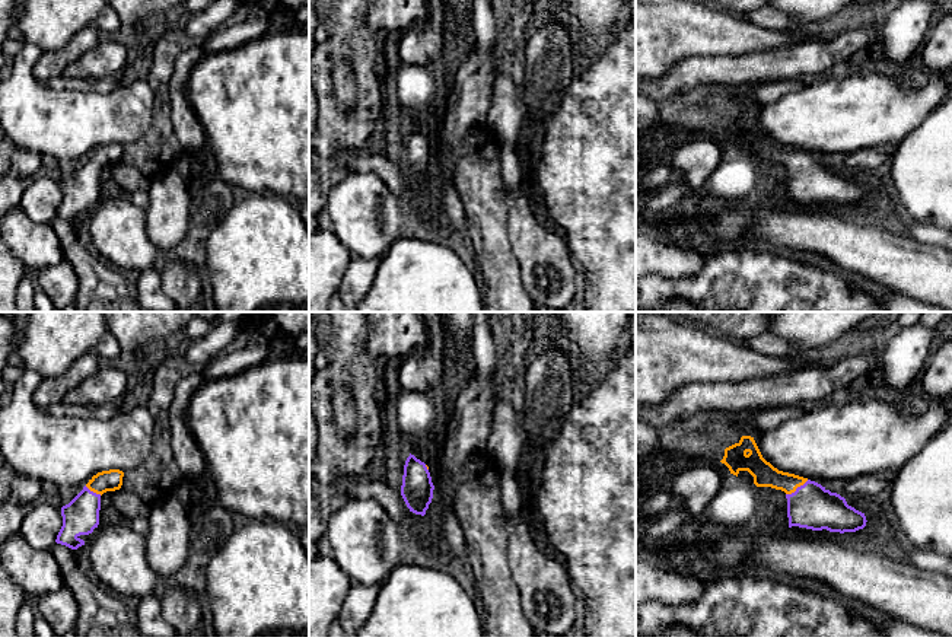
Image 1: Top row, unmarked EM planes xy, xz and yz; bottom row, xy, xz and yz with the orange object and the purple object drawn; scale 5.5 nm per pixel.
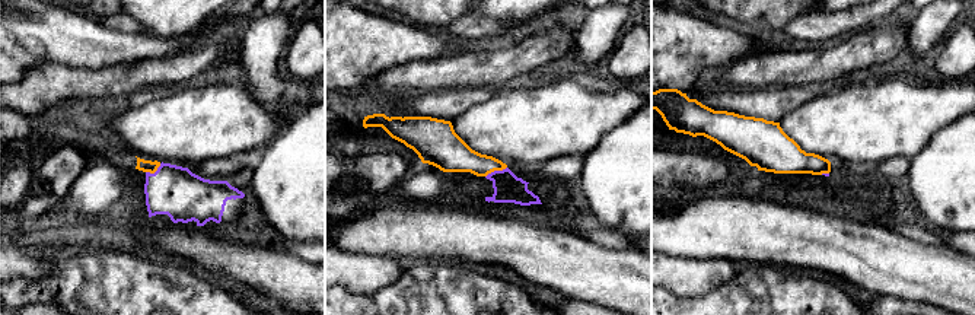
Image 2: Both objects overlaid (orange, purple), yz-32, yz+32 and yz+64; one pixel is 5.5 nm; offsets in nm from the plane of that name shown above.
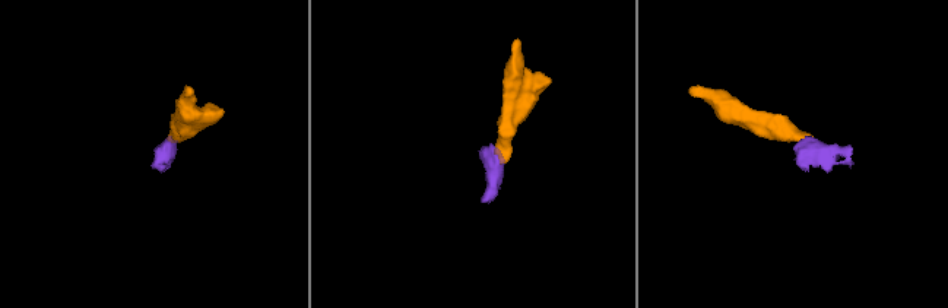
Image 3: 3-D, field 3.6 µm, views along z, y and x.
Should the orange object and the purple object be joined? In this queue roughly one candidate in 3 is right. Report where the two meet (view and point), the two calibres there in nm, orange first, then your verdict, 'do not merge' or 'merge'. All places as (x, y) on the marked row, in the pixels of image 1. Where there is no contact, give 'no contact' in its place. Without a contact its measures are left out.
contact yz (796, 487); calibres 130 and 240 nm; merge

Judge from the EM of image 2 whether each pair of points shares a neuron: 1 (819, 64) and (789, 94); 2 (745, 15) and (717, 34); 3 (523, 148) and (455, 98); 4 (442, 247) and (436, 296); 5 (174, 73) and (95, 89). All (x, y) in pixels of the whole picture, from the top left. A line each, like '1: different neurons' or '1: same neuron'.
1: different neurons
2: different neurons
3: different neurons
4: different neurons
5: same neuron

